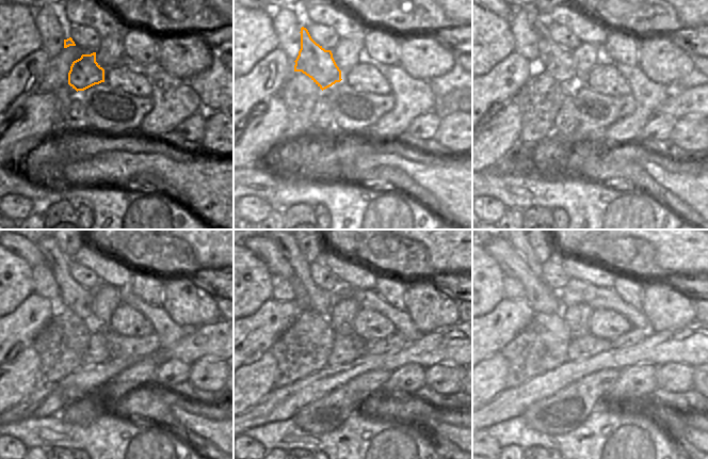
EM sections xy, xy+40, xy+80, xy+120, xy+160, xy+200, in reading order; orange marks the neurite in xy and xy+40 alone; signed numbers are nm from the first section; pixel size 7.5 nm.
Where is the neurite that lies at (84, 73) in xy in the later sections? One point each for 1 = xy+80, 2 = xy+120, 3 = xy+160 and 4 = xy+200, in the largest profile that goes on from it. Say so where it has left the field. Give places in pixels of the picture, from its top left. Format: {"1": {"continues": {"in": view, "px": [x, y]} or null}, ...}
{"1": {"continues": {"in": "xy+80", "px": [558, 62]}}, "2": {"continues": {"in": "xy+120", "px": [73, 296]}}, "3": {"continues": {"in": "xy+160", "px": [319, 299]}}, "4": {"continues": {"in": "xy+200", "px": [525, 251]}}}

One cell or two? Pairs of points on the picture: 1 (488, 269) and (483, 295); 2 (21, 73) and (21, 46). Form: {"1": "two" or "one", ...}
{"1": "one", "2": "two"}

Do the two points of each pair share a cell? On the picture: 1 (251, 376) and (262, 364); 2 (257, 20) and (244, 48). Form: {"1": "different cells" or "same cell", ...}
{"1": "same cell", "2": "same cell"}

